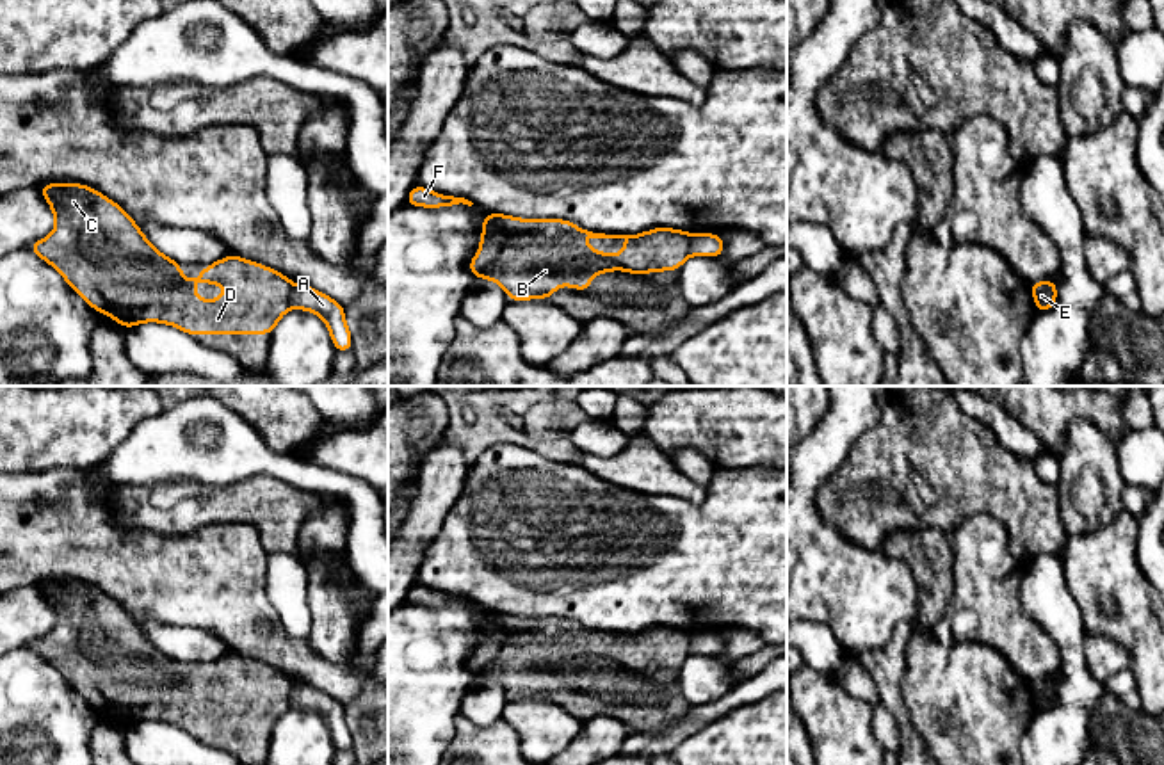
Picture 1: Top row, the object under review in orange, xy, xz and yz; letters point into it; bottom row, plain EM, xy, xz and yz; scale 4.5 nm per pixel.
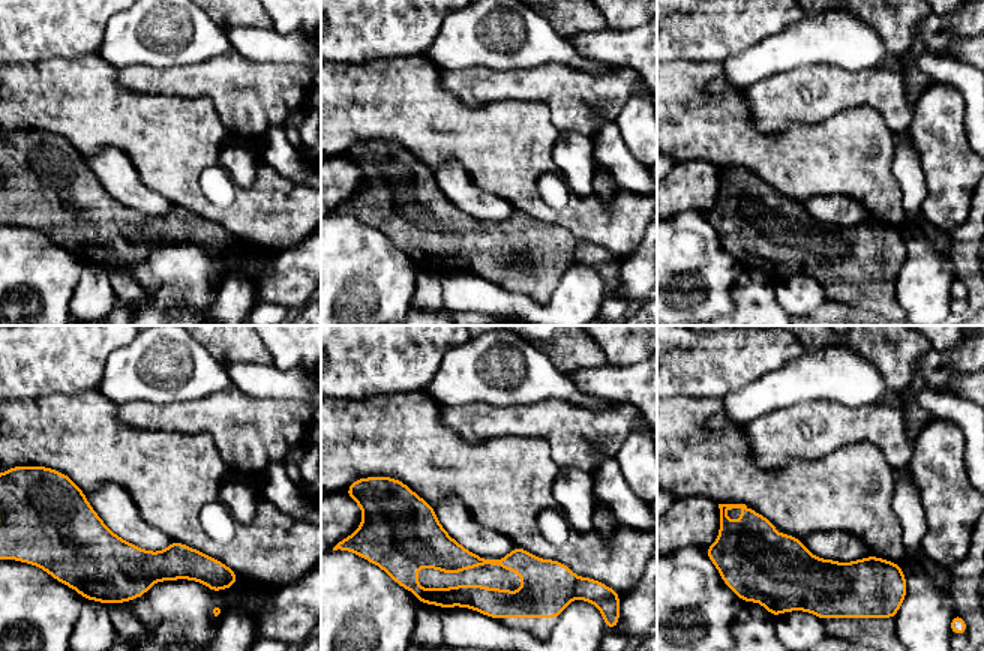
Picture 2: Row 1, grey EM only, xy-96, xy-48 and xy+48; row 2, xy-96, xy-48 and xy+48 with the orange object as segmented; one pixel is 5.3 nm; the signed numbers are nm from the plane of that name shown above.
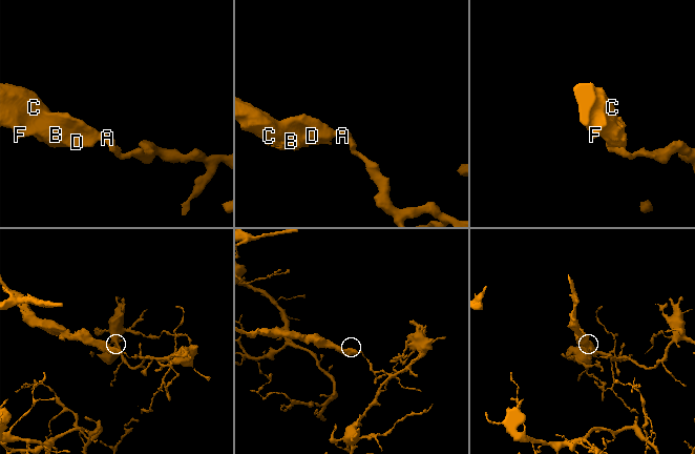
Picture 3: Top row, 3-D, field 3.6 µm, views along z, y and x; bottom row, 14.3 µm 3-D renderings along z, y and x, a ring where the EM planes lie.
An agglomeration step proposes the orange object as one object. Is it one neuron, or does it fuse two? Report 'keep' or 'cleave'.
cleave

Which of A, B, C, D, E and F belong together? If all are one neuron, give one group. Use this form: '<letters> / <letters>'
A / B C D E F

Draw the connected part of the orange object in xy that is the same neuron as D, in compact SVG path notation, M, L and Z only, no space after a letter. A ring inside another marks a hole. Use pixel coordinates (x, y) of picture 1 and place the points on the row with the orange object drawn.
M44 183L37 190L46 197L55 230L32 242L28 249L50 263L66 283L96 311L119 322L123 329L144 322L174 326L190 334L272 334L290 310L294 283L271 267L228 254L206 265L187 283L182 263L162 254L135 221L112 199L82 183ZM203 279L222 283L222 299L199 301L194 285Z

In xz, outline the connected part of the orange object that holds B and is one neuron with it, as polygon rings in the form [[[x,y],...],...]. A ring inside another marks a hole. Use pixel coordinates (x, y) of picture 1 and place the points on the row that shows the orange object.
[[[505,213],[482,215],[477,254],[468,270],[479,279],[498,283],[509,301],[550,299],[561,285],[591,288],[593,274],[625,270],[646,274],[680,270],[689,258],[685,230],[653,228],[639,235],[605,235],[580,230],[564,219],[518,219]],[[507,238],[554,238],[554,244],[509,246]],[[580,238],[625,238],[621,256],[596,253]]]

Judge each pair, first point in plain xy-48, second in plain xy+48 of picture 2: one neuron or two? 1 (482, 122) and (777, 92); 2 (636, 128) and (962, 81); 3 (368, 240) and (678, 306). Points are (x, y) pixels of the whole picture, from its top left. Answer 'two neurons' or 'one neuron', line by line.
1: two neurons
2: one neuron
3: one neuron

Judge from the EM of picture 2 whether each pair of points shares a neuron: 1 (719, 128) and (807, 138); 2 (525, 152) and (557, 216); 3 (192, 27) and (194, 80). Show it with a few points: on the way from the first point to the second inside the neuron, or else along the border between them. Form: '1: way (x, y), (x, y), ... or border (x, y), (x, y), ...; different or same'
1: way (741, 146), (785, 146); same
2: way (525, 170), (525, 194), (539, 207); same
3: border (227, 53), (195, 63), (159, 68); different

